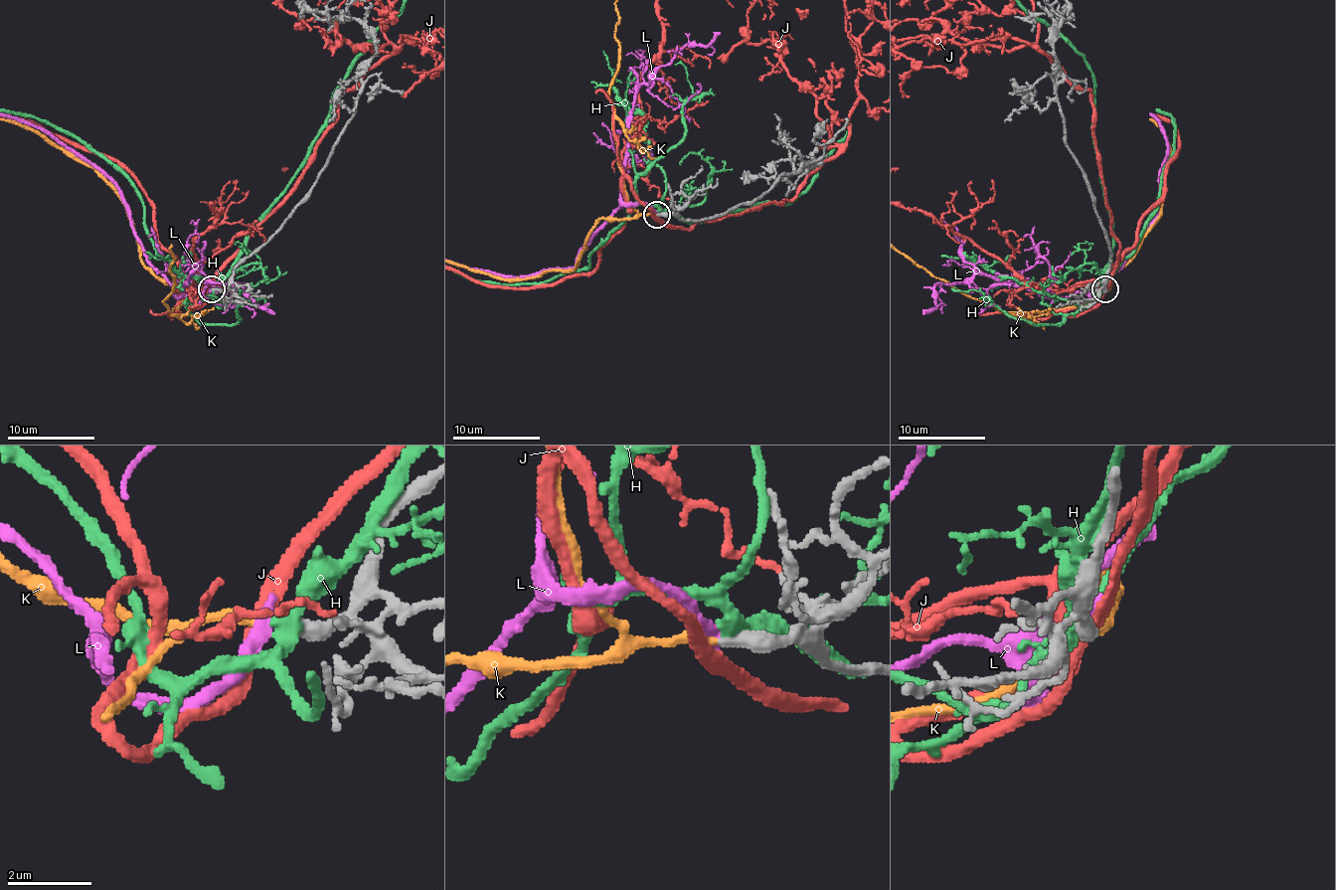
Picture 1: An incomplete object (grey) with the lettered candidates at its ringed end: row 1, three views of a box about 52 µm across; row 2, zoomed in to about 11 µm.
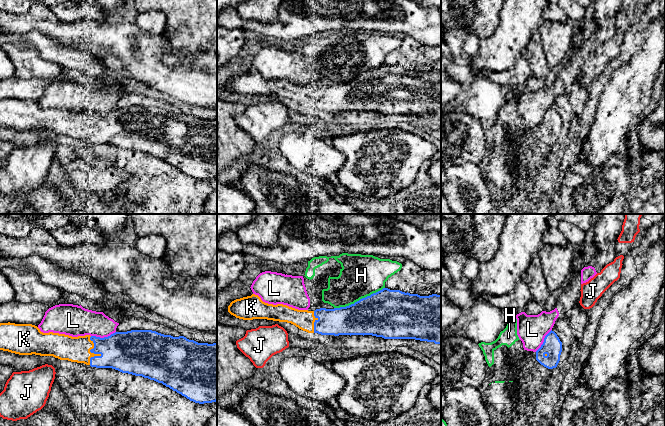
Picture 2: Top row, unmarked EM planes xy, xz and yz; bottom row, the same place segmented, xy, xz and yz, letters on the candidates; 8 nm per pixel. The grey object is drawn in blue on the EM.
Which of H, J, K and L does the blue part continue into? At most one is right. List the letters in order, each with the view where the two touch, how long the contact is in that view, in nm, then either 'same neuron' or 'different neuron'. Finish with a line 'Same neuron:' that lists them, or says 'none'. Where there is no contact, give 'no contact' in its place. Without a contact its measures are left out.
H: contact in xz; length 440 nm; different neuron
J: no contact; different neuron
K: contact in xy; length 240 nm; same neuron
L: contact in xy; length 200 nm; different neuron
Same neuron: K

